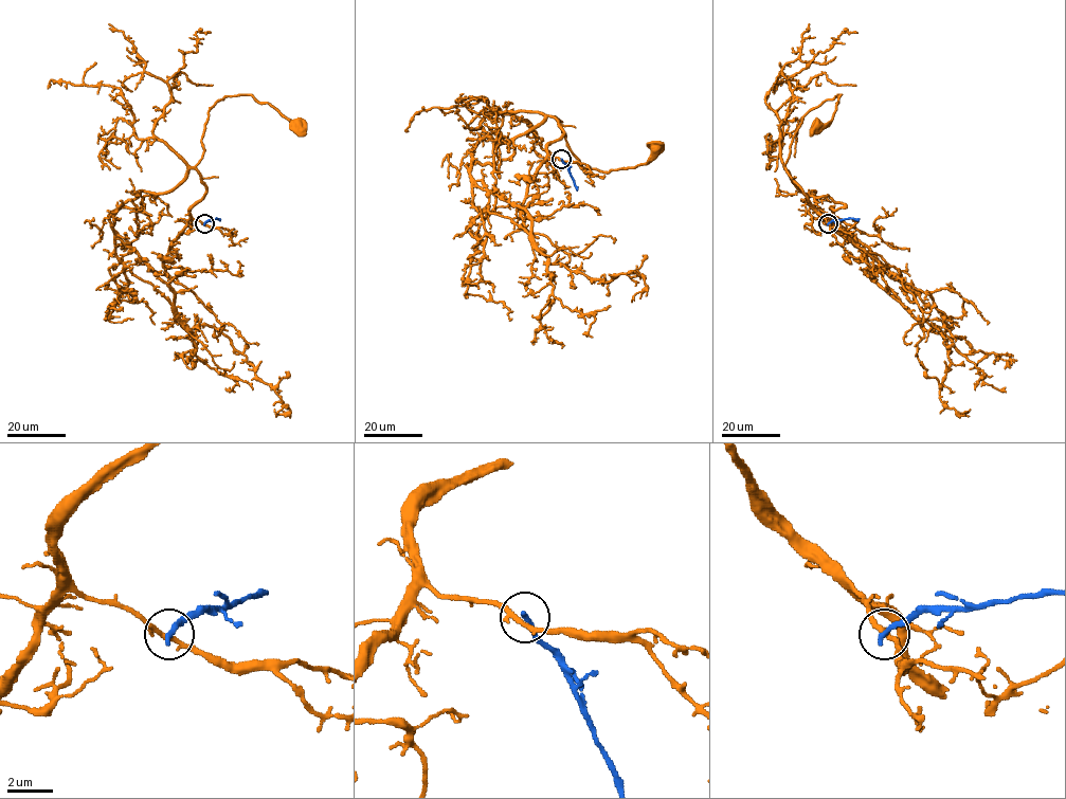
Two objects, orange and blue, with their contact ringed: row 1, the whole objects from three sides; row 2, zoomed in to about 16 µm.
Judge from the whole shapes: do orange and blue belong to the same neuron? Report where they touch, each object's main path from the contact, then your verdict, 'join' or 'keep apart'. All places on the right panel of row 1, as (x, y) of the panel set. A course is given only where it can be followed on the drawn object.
place (828, 223); course orange (828, 223), (813, 207), (784, 164), (802, 119), (826, 100), (839, 95), (833, 119), (827, 126), (814, 127); course blue (828, 223), (859, 218); keep apart

